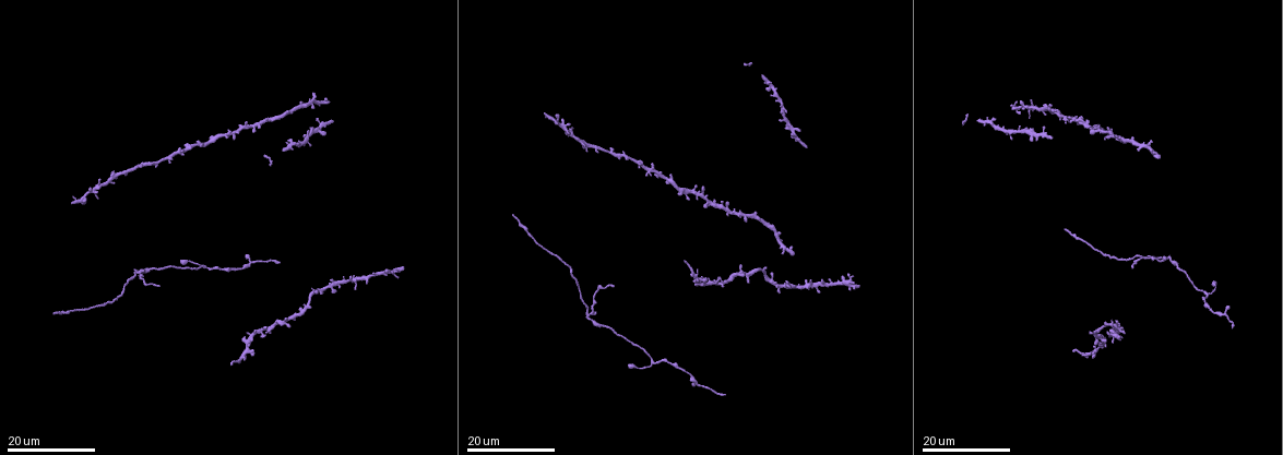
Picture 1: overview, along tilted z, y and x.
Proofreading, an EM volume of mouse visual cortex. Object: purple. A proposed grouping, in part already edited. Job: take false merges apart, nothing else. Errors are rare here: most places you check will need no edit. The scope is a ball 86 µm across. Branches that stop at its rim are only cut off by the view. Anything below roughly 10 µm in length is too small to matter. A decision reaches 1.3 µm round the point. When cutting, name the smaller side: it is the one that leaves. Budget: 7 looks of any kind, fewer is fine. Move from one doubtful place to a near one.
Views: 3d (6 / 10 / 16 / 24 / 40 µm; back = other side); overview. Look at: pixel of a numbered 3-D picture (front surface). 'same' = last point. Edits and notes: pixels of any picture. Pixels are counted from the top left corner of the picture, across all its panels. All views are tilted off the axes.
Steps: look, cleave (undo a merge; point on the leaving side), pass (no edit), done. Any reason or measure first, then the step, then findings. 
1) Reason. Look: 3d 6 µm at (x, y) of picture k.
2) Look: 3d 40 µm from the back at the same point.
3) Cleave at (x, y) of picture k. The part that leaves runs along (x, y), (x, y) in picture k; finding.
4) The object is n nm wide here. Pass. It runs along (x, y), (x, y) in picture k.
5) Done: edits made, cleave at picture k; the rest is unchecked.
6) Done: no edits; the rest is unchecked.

Looks like a crossing. Look: 3d 16 µm at (806, 285) of picture 1.

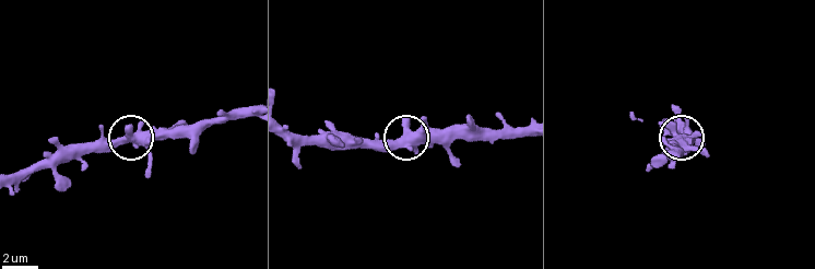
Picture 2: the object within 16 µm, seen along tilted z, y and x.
Look: 3d 10 µm at (127, 142) of picture 2.

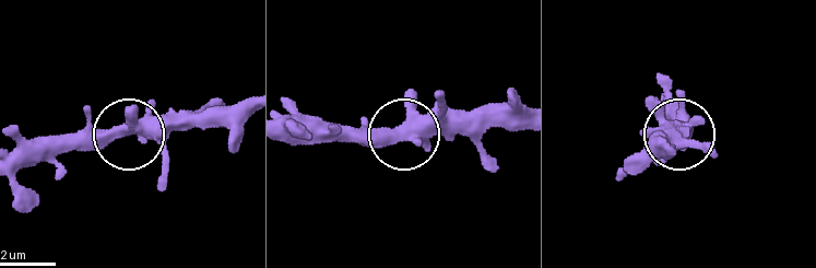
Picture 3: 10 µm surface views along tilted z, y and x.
4 arms meet here. Pass. One neuron here.

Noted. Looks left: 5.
Look: 3d 16 µm at (628, 159) of picture 1.

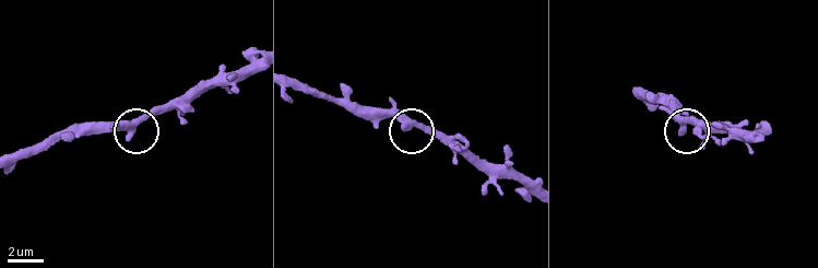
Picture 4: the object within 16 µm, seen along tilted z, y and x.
Zoom in. Look: 3d 6 µm at (408, 125) of picture 4.

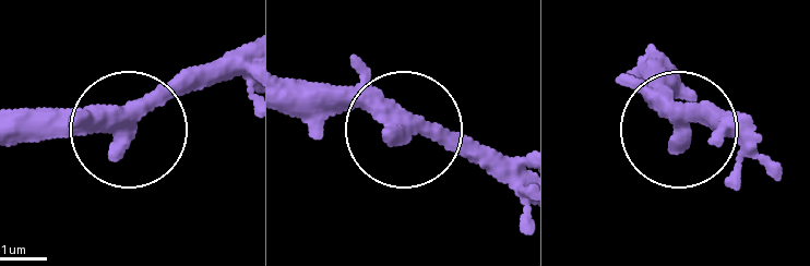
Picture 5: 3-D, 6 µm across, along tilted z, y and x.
Pass. It runs along (401, 112), (388, 122), (342, 99), (287, 98) in picture 5; one neuron here.

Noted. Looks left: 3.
Calibre changes. Look: 3d 16 µm at (118, 172) of picture 1.

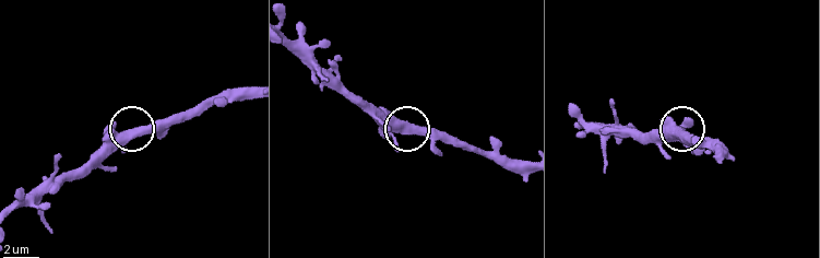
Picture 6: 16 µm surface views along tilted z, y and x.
Look: 3d 6 µm at (404, 130) of picture 6.

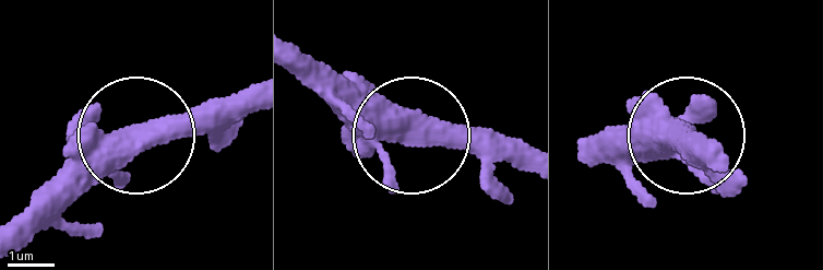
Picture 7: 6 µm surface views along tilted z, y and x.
The object is 490 nm wide here. Pass. It runs along (718, 152), (657, 118), (607, 128) in picture 7; continuous, no second neuron.

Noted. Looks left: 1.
Done: no edits; the rest is unchecked.

